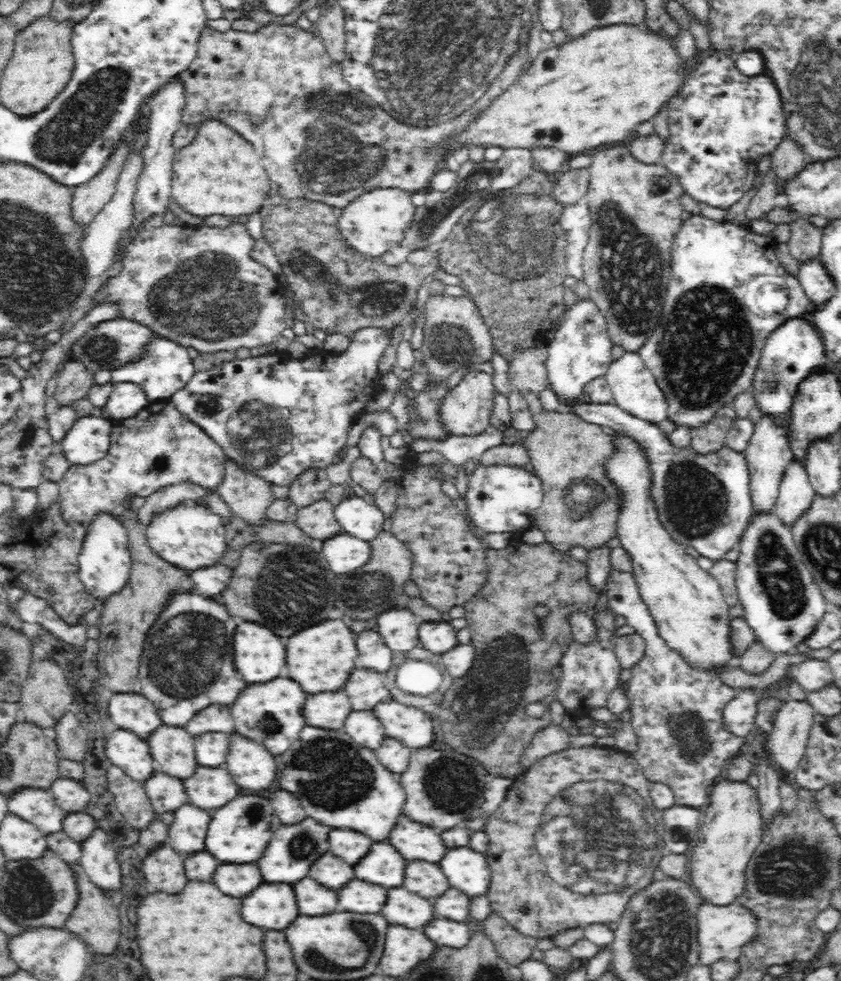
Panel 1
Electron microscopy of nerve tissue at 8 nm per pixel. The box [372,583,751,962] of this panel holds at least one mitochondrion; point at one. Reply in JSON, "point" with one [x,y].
{"point":[593,838]}

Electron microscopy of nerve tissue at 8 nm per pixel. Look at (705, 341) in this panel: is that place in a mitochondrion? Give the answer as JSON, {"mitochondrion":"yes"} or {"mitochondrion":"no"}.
{"mitochondrion":"yes"}

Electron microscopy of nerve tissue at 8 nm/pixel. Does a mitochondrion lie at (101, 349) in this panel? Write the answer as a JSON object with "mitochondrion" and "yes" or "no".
{"mitochondrion":"yes"}

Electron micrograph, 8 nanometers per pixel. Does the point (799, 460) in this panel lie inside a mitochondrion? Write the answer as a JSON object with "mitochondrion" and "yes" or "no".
{"mitochondrion":"no"}

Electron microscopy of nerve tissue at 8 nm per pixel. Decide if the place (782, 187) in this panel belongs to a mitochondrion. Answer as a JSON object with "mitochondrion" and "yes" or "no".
{"mitochondrion":"no"}

